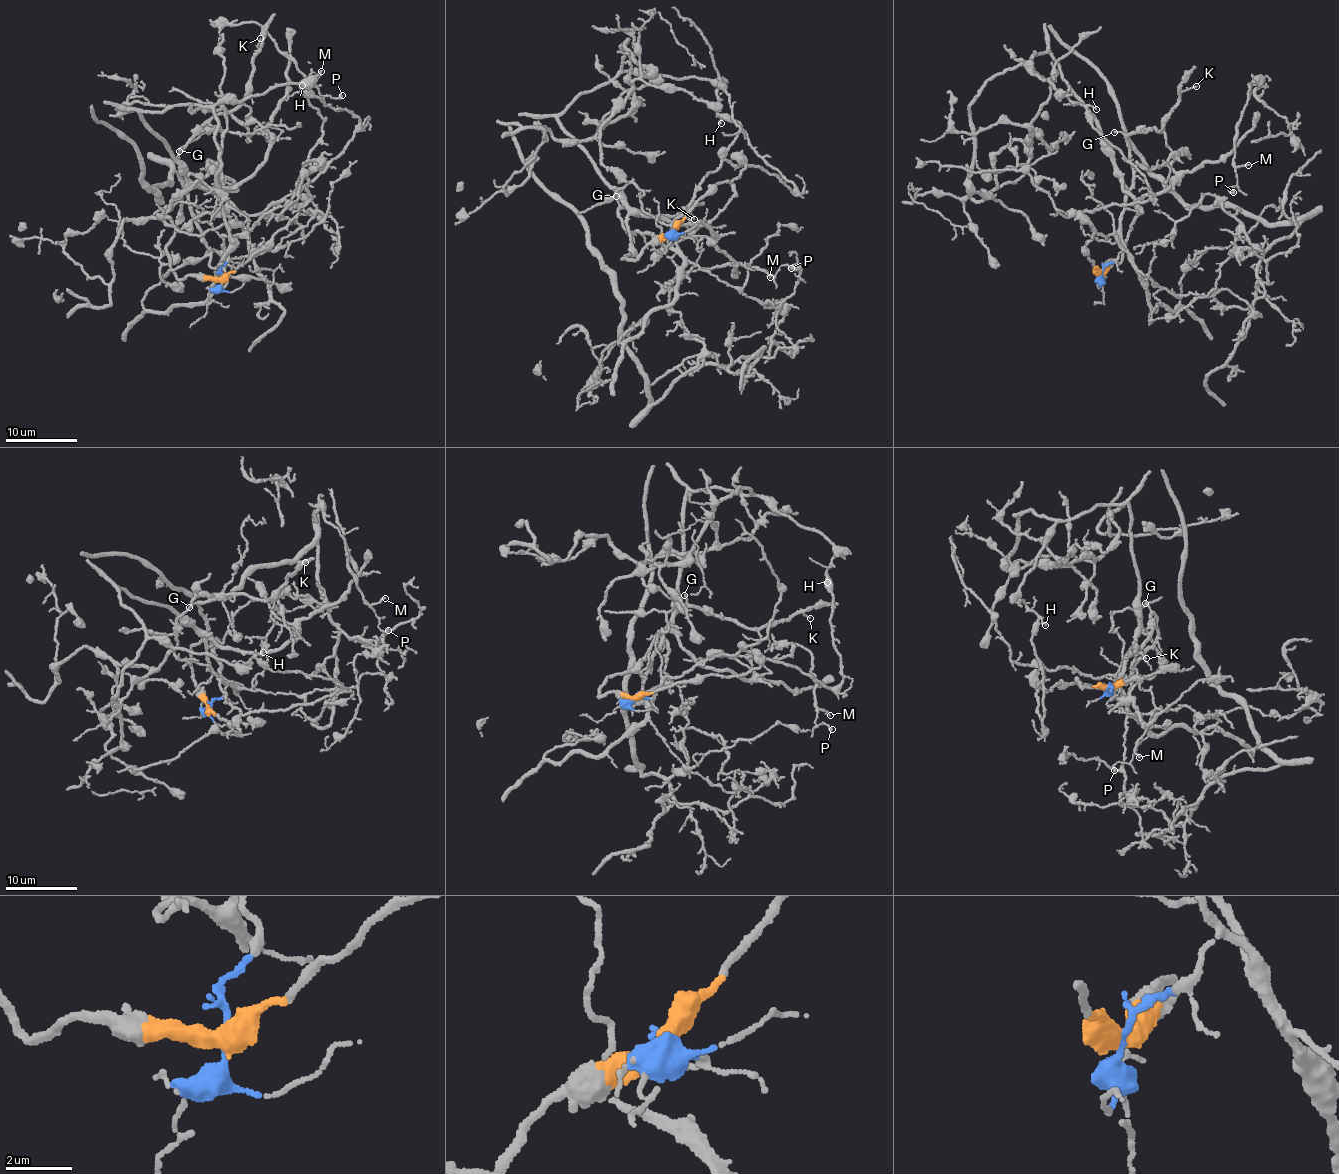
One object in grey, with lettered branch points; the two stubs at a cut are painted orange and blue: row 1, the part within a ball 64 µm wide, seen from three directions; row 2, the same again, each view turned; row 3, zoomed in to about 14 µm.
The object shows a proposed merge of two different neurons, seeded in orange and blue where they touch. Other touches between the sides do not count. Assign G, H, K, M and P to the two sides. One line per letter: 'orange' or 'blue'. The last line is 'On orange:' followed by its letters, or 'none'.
G: blue
H: blue
K: blue
M: orange
P: orange
On orange: M, P

